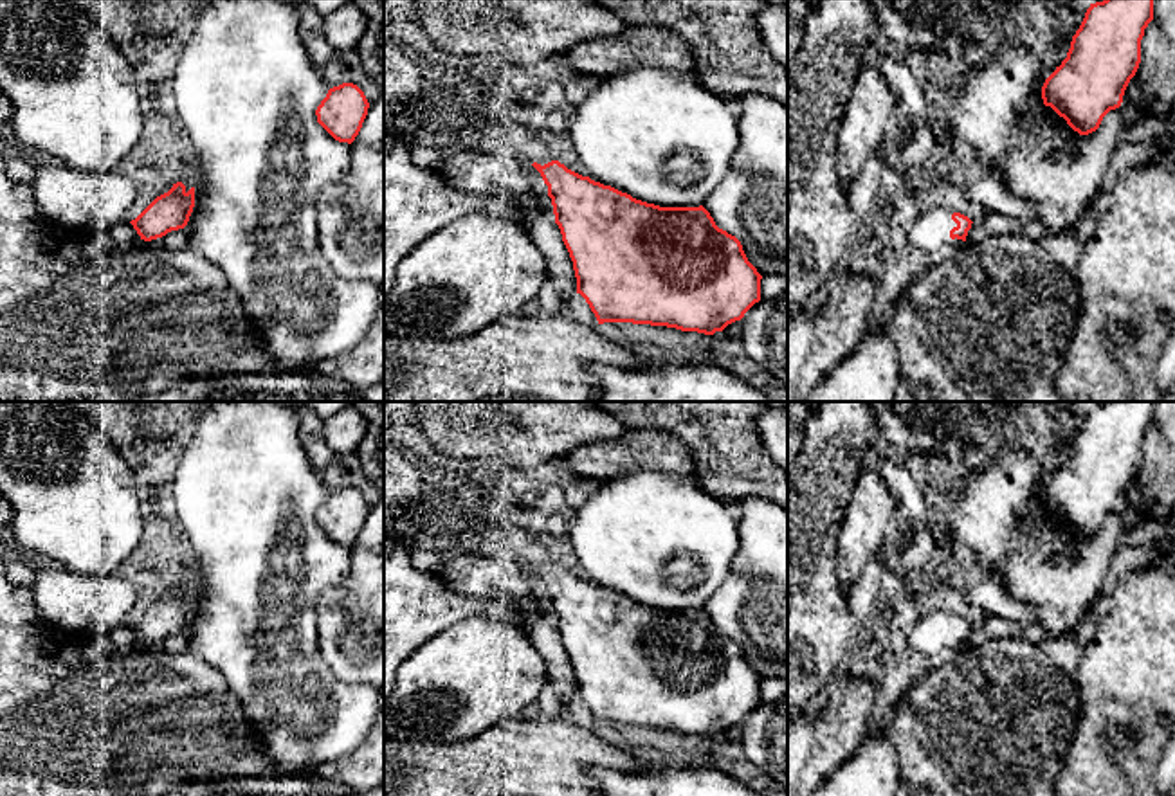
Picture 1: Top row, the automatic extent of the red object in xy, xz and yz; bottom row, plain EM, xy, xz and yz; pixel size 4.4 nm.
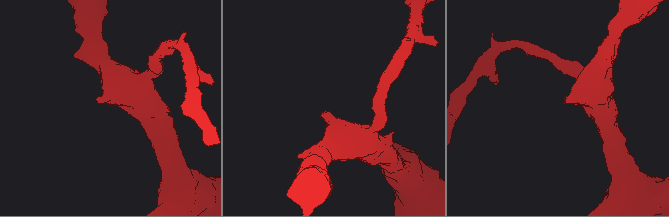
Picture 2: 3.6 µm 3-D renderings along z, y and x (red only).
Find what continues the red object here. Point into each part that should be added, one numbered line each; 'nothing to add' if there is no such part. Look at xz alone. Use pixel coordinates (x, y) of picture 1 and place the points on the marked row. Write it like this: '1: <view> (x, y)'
1: xz (514, 139)

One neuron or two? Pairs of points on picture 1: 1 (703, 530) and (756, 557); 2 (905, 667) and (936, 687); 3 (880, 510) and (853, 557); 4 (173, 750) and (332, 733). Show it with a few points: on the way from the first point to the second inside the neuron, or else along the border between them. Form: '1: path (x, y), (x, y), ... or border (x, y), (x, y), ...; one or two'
1: border (737, 517), (737, 553), (727, 577), (718, 586); two
2: border (930, 670), (900, 699); two
3: path (869, 521), (856, 546); one
4: border (240, 705), (260, 739), (262, 750), (282, 773); two

